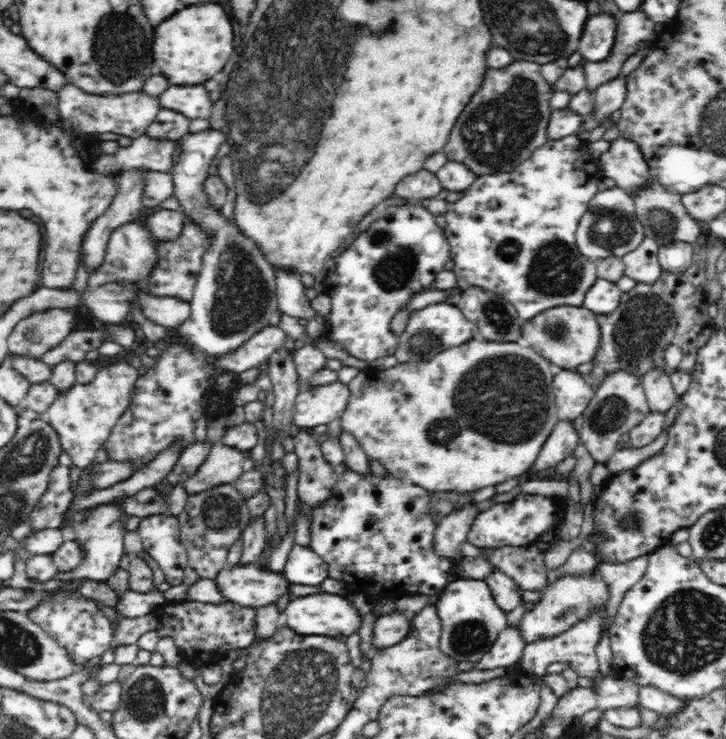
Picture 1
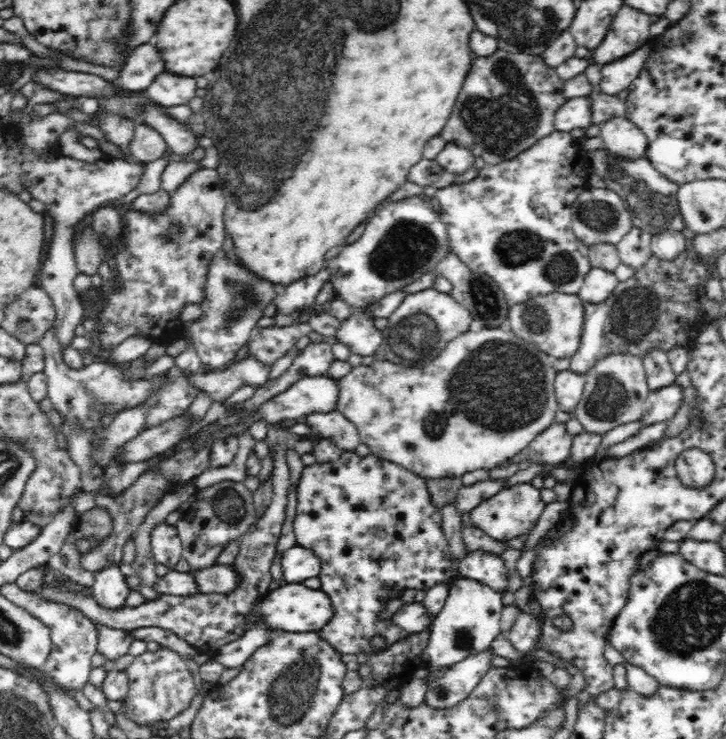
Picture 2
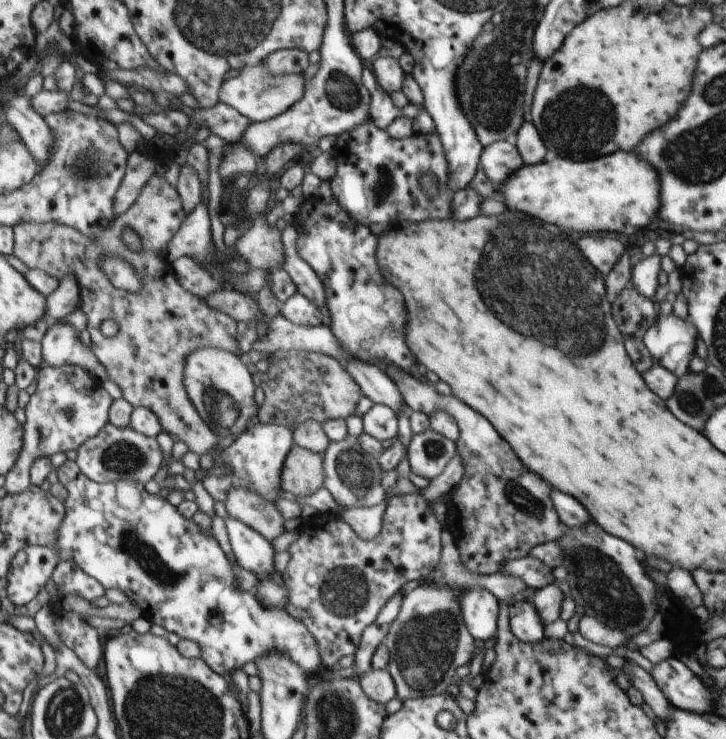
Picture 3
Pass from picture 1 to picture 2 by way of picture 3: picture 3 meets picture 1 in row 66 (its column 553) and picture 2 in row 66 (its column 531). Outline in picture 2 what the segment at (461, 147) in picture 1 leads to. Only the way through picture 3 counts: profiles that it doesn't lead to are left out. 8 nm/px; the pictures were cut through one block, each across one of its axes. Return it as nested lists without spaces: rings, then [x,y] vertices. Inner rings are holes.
[[[498,48],[492,55],[476,60],[478,68],[466,74],[464,86],[458,94],[450,120],[442,130],[444,142],[454,142],[472,150],[474,158],[480,156],[486,166],[502,162],[502,158],[514,158],[518,150],[534,146],[541,138],[554,132],[554,120],[557,110],[567,101],[563,93],[565,82],[560,79],[555,68],[547,66],[541,54],[514,53]]]

